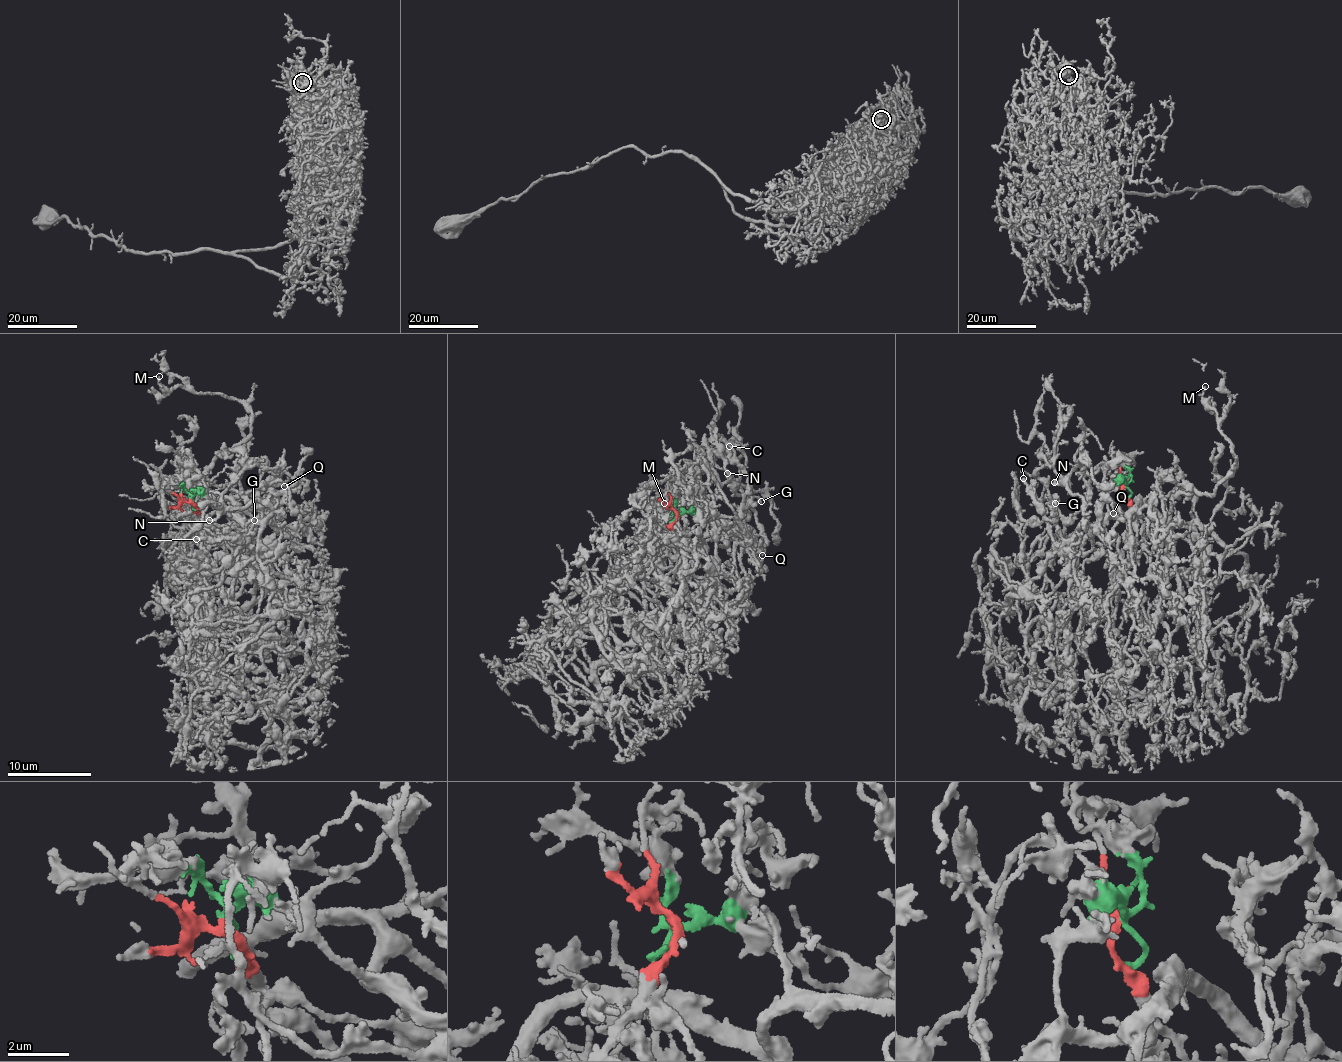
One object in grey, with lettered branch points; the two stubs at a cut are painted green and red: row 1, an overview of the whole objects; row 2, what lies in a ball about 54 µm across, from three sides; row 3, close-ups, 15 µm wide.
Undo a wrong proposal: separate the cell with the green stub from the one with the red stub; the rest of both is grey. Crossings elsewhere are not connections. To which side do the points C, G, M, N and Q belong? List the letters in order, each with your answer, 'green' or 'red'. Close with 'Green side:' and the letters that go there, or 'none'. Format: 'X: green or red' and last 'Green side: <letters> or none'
C: green
G: green
M: red
N: green
Q: green
Green side: C, G, N, Q

